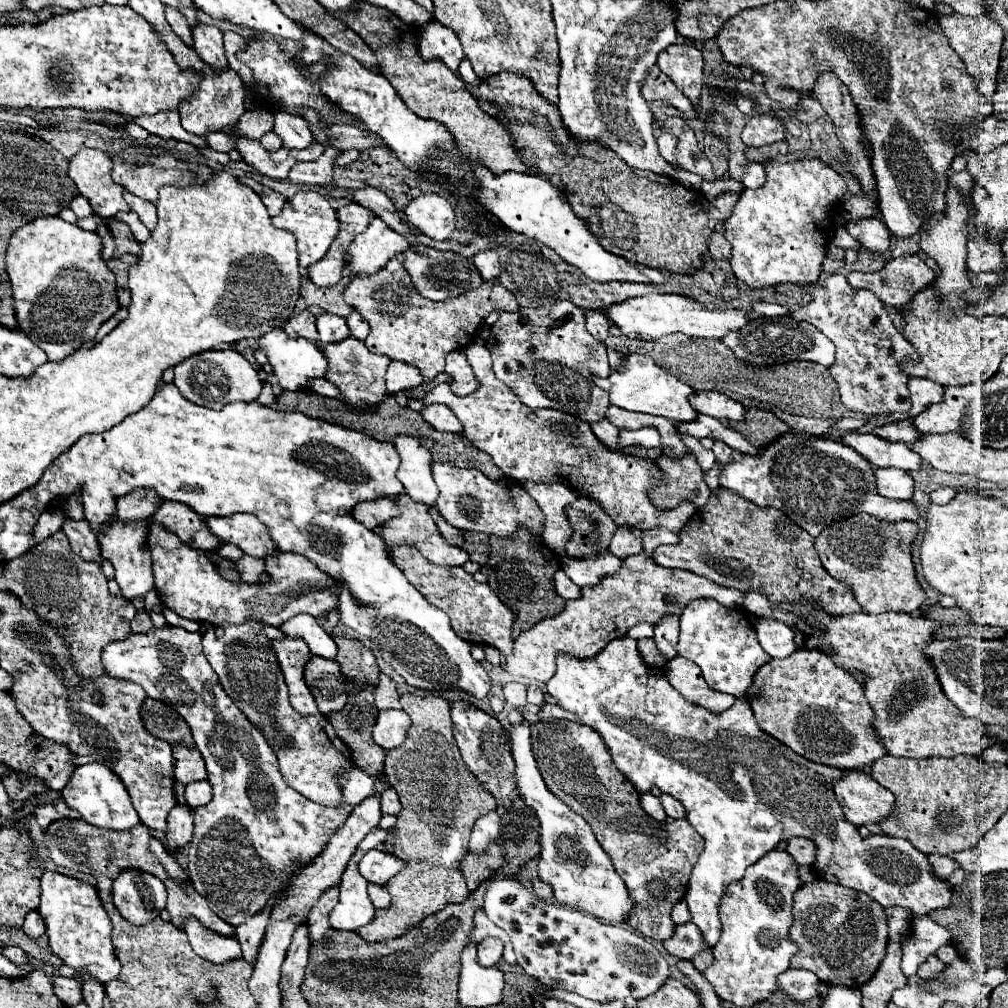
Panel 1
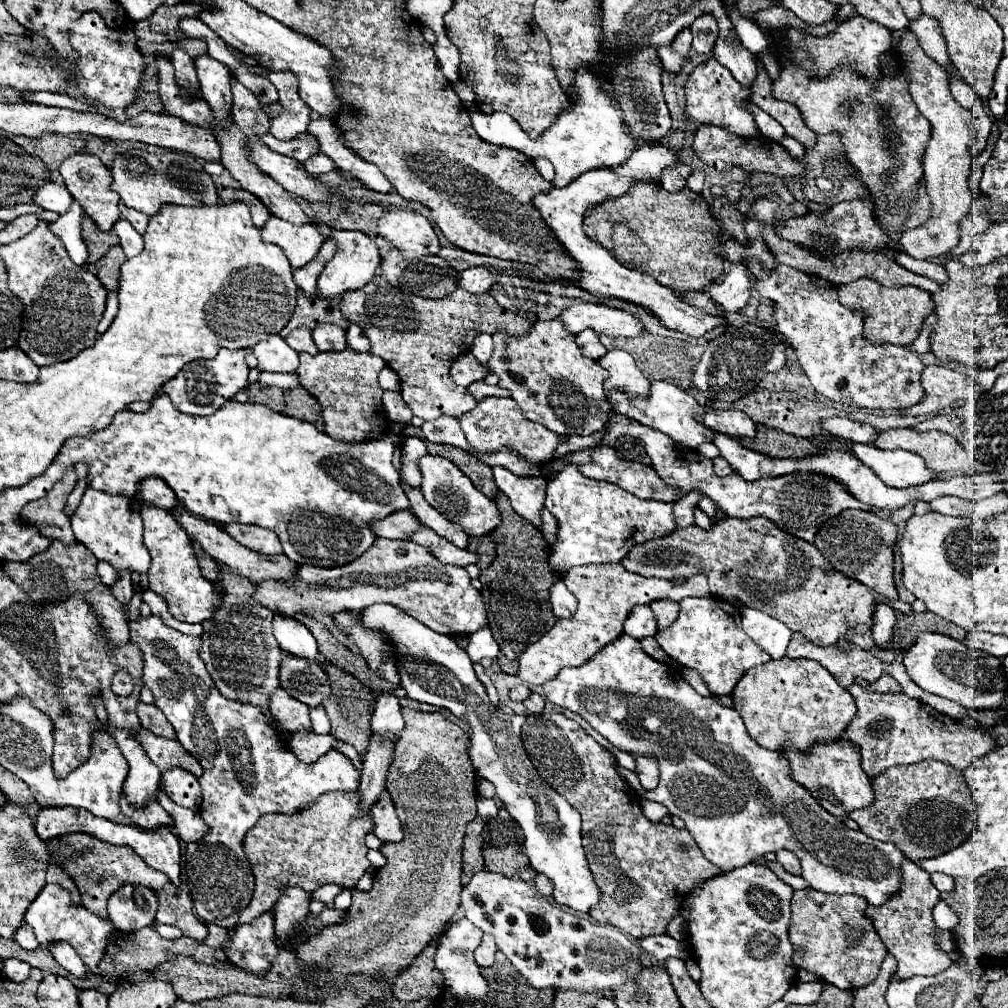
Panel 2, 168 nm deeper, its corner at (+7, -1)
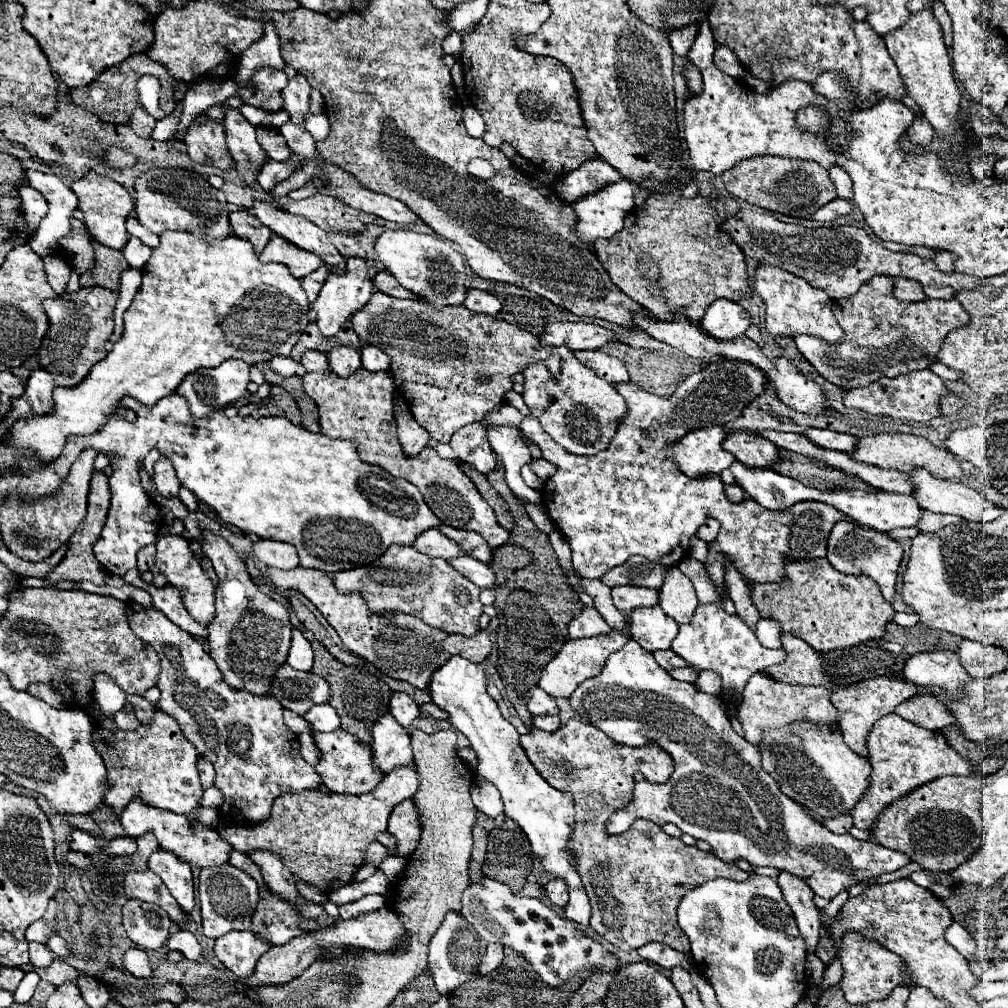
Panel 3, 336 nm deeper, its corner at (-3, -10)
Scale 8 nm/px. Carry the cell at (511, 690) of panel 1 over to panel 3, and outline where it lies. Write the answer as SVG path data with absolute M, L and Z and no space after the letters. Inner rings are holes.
M542 688L532 690L532 698L528 702L528 710L532 716L538 714L558 714L558 706L550 694L546 694Z

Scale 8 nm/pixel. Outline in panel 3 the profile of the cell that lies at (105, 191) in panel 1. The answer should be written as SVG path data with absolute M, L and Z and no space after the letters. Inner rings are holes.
M90 172L86 178L72 184L72 192L78 196L78 210L84 214L84 224L90 230L92 238L96 242L100 242L102 246L122 250L126 246L126 242L130 240L130 236L124 228L124 222L126 222L128 214L134 210L134 200L128 194L128 190L124 186L120 186L118 182L114 182L112 178Z

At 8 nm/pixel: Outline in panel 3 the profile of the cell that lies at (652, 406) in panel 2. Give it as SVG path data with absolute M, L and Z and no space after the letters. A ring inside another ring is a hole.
M708 426L688 432L680 442L670 446L670 456L676 460L678 468L690 478L704 478L722 474L730 468L734 456L722 448L726 440L726 430L722 426Z

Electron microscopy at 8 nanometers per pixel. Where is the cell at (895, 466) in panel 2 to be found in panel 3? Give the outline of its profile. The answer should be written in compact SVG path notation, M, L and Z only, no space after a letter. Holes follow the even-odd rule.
M920 470L910 472L910 476L912 476L914 486L916 486L914 498L920 504L920 508L924 508L924 510L938 512L938 514L954 514L954 516L960 516L964 520L974 520L974 522L992 522L1004 514L1002 506L996 506L982 492L978 492L978 490L974 490L962 482L940 480L940 478L926 474L926 472L920 472Z

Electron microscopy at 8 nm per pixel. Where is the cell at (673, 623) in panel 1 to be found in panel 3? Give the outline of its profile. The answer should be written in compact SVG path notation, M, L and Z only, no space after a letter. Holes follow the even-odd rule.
M672 567L670 572L666 572L658 598L660 598L660 608L668 616L672 616L678 624L686 624L686 620L690 620L690 616L694 614L694 608L698 606L694 586L678 570L678 567Z

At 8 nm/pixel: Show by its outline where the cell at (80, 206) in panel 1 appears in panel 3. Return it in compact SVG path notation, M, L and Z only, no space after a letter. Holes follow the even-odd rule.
M20 184L20 186L16 186L16 190L18 190L18 194L20 194L22 202L26 204L26 220L28 220L28 230L30 230L30 232L34 232L34 230L38 228L38 222L46 216L48 204L46 204L44 196L42 196L38 190L30 188L28 184Z

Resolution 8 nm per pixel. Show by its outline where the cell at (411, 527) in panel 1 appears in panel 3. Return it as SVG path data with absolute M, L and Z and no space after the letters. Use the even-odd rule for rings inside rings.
M460 556L458 560L450 560L450 564L462 572L468 580L472 580L478 588L494 588L494 572L488 564L472 558L472 556Z

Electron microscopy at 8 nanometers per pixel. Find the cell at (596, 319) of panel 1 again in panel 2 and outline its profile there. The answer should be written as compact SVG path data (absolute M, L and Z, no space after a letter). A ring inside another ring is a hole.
M584 329L582 333L578 333L576 343L584 351L584 355L588 355L592 359L600 359L600 355L606 353L606 347L600 343L598 333L592 331L592 329Z

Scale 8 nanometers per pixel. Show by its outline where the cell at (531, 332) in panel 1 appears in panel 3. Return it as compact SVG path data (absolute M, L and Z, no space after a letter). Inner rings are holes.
M554 348L548 360L530 364L524 372L524 402L560 446L578 456L594 456L610 446L628 406L612 384L598 378L590 368L576 360L568 348Z

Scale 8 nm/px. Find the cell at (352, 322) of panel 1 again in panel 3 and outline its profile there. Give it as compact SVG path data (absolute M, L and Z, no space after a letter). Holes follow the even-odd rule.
M366 346L360 350L362 356L362 366L368 372L380 372L380 370L388 370L390 368L390 356L384 354L380 348L376 346Z

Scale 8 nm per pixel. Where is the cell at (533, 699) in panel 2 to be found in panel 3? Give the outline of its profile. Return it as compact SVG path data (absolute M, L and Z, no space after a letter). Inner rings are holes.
M536 716L534 718L534 726L544 730L544 732L556 732L562 724L560 724L558 716Z

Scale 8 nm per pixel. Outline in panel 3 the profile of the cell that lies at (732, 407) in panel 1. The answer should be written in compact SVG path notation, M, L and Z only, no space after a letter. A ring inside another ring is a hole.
M748 430L730 432L722 448L734 454L736 460L748 468L772 468L778 462L778 448Z

